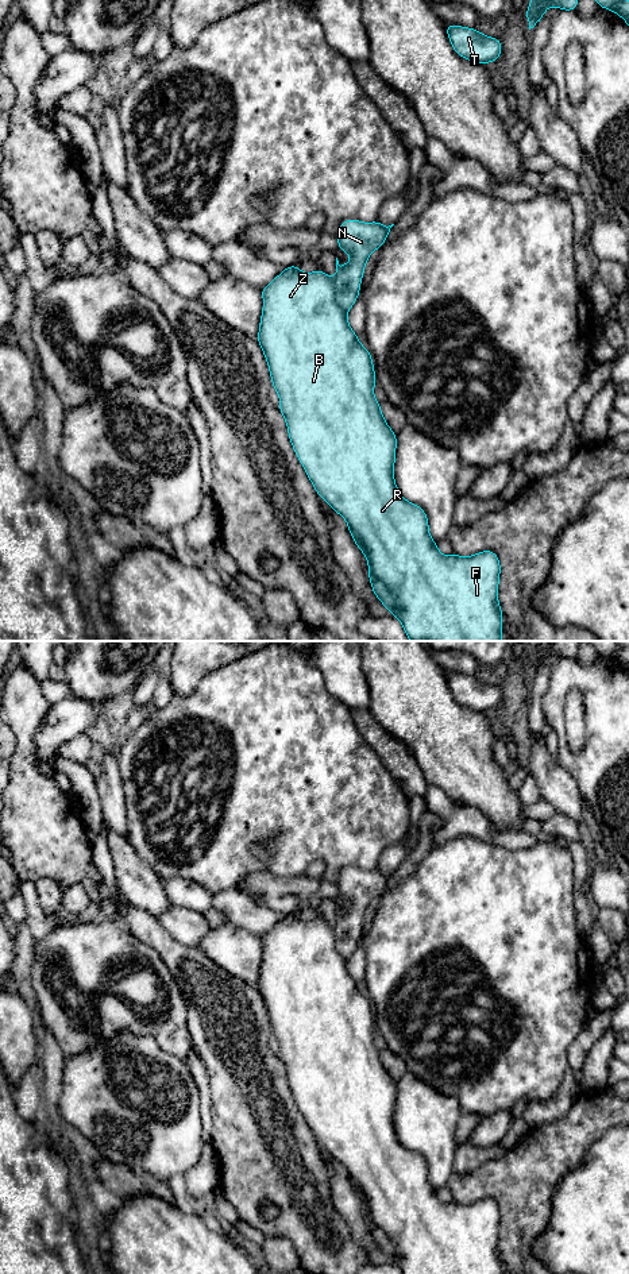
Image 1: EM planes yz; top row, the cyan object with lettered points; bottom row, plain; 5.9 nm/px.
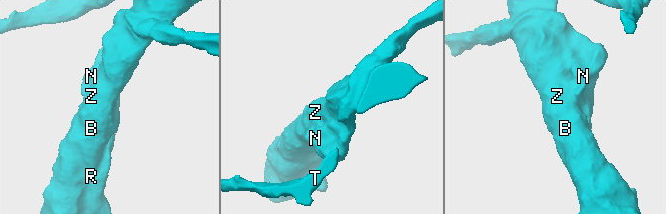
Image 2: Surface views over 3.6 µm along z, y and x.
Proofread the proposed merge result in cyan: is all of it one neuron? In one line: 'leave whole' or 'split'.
split

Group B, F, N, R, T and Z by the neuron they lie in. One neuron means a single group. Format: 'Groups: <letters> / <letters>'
Groups: B F R T Z / N

